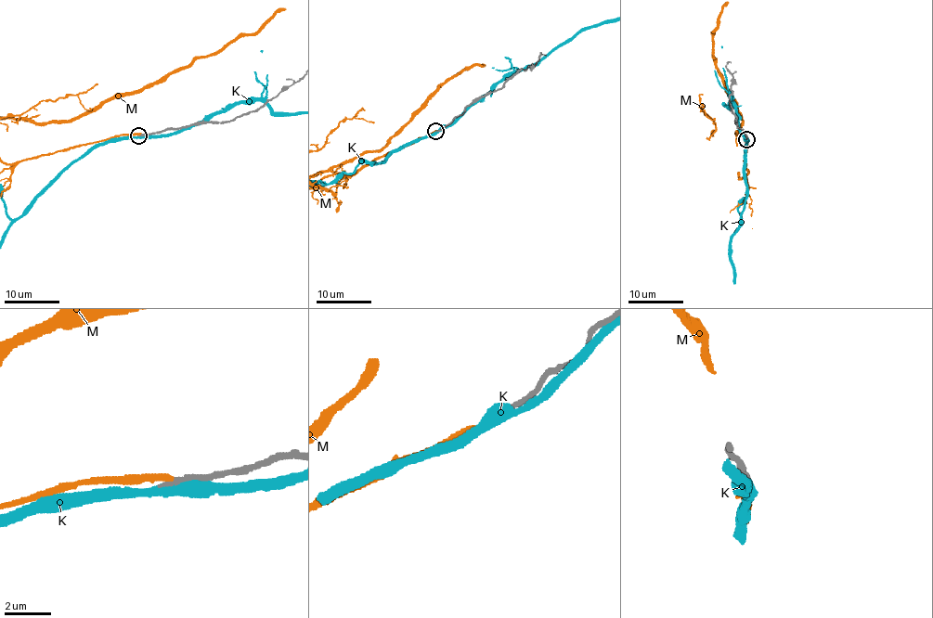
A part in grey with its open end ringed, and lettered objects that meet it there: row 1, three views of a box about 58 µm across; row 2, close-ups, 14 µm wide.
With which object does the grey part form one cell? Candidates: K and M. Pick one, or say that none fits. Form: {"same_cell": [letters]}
{"same_cell": []}

